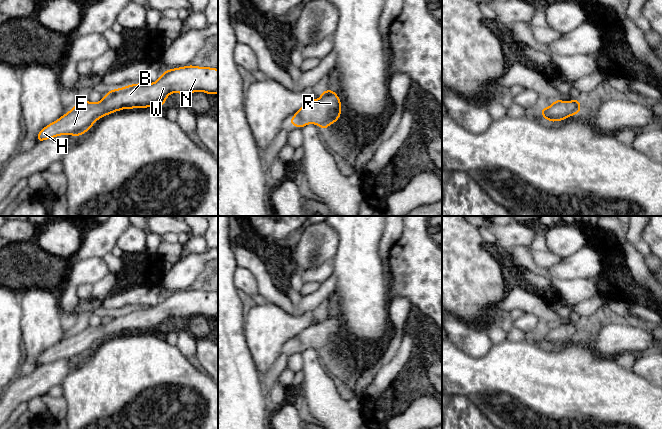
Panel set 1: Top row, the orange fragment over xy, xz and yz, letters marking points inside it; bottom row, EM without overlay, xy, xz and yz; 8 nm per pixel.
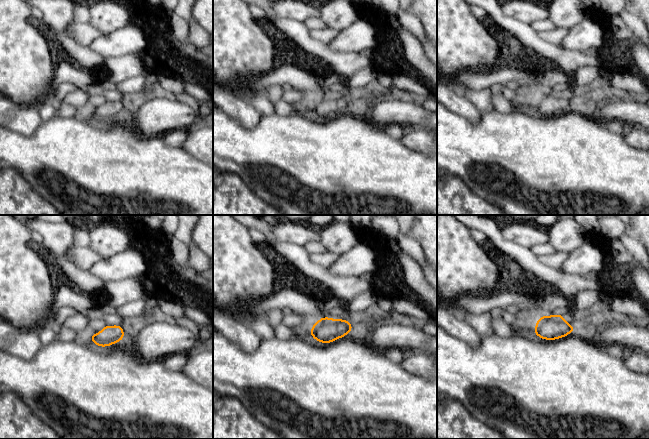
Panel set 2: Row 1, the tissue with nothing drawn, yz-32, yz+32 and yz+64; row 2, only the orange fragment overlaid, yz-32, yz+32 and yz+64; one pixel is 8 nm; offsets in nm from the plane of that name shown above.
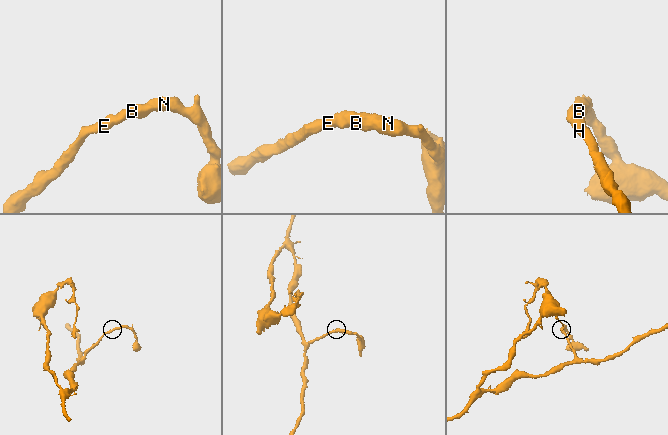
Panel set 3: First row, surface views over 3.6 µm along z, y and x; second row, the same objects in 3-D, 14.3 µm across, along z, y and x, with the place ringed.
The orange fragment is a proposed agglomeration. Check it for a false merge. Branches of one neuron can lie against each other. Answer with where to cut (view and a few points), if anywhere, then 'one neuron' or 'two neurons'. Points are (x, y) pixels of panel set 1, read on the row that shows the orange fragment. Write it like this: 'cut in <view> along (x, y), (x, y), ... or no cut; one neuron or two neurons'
no cut; one neuron

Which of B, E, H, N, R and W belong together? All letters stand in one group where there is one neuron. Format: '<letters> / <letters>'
B E H N R W

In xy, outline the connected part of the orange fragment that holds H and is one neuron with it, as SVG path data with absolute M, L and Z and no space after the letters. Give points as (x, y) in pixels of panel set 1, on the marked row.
M188 65L166 70L153 83L137 83L123 88L108 91L100 102L92 103L80 100L69 112L56 121L45 126L38 134L37 141L41 142L60 135L81 136L86 133L101 117L123 109L162 107L171 93L188 95L194 92L218 95L218 69Z

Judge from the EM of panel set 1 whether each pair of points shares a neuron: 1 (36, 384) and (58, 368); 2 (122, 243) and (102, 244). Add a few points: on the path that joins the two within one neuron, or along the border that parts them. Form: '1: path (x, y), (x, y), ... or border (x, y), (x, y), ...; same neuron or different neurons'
1: path (41, 381), (53, 373); same neuron
2: border (129, 226), (120, 235), (116, 244); different neurons

